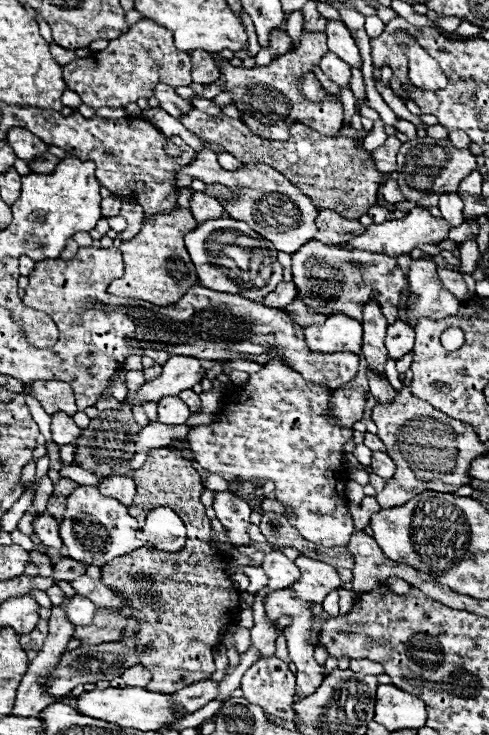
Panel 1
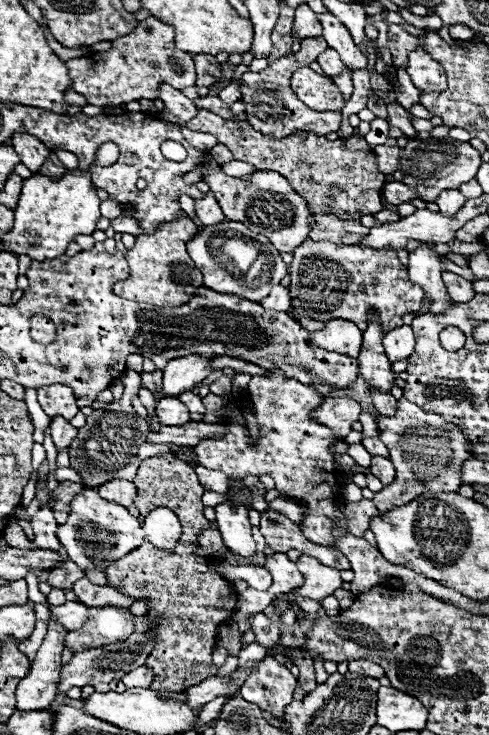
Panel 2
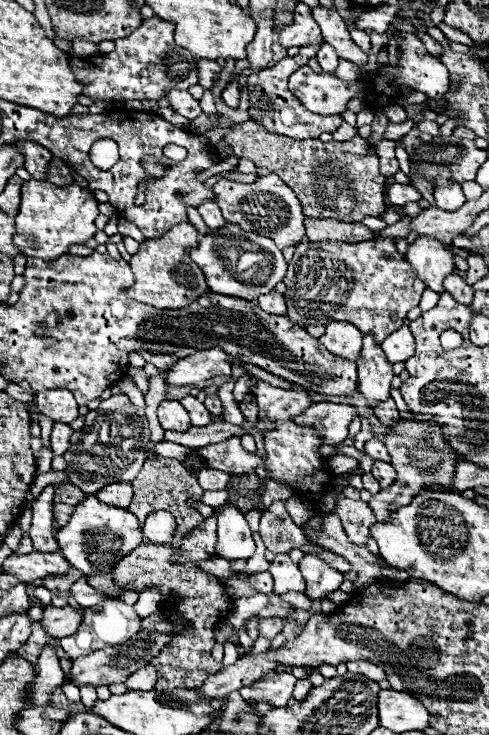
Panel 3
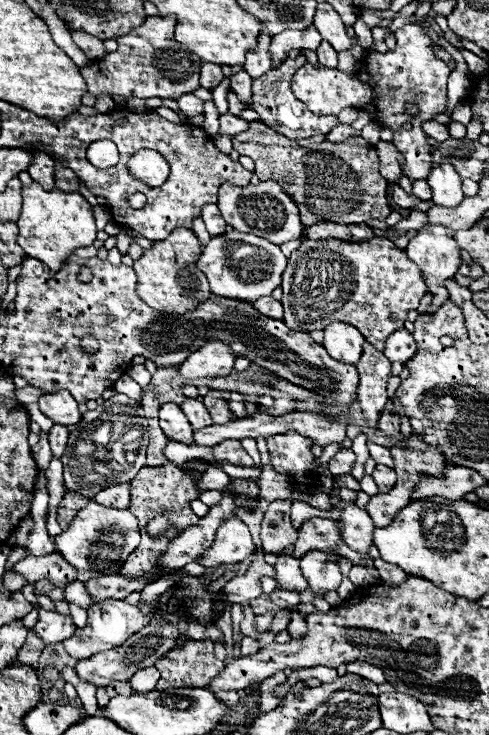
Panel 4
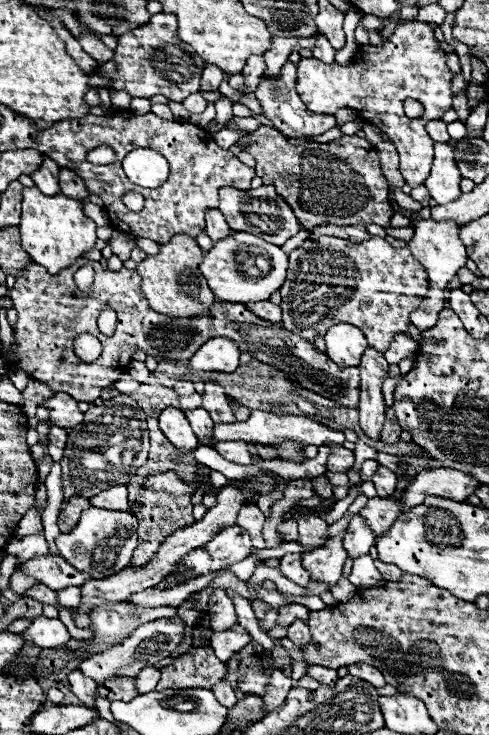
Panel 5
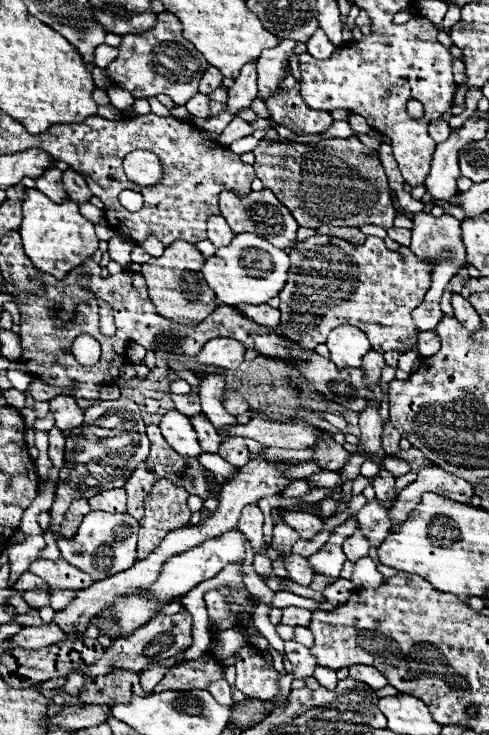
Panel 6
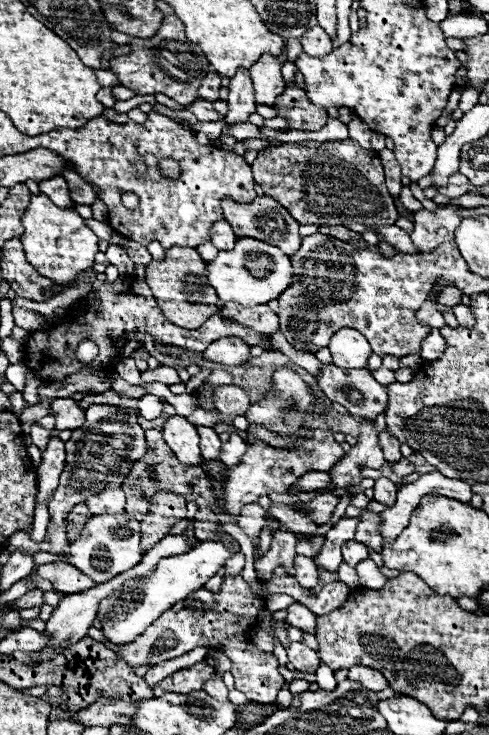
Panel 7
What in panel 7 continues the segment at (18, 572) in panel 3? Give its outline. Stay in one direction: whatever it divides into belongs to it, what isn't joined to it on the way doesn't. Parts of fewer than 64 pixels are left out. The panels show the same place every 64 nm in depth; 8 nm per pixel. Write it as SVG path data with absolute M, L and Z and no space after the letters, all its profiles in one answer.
M50 562L50 564L42 564L34 570L36 576L50 580L54 584L56 592L64 592L64 594L74 594L74 592L84 592L88 588L94 588L96 582L82 574L78 568L72 568L72 564L68 562Z

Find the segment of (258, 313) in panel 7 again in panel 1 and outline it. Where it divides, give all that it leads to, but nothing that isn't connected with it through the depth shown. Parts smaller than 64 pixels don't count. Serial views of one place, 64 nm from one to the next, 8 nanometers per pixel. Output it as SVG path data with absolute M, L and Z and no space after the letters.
M280 282L276 286L274 292L270 292L266 298L264 298L264 304L266 306L274 306L278 310L284 310L292 300L296 298L296 288L292 282Z

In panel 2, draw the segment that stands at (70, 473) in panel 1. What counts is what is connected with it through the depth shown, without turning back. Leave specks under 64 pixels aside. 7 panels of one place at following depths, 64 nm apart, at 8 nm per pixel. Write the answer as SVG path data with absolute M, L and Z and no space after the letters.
M58 467L54 471L54 475L56 480L59 482L67 480L75 483L84 484L84 478L80 476L80 472L76 472L76 470L71 467Z

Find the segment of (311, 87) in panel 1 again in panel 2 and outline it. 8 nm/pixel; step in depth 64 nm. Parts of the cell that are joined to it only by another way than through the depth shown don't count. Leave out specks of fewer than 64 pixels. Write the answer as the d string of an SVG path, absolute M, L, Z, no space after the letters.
M300 68L294 72L290 80L292 90L298 94L298 98L312 110L326 112L326 110L342 110L344 98L338 86L334 86L330 76L320 76L314 70Z

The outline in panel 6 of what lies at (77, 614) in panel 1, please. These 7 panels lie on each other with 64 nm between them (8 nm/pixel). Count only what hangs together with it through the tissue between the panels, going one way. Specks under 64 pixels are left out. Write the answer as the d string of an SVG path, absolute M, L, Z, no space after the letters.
M44 624L44 626L26 626L18 634L10 636L8 640L10 640L10 646L34 650L34 648L48 648L52 644L66 640L66 638L64 638L64 632L58 626Z

